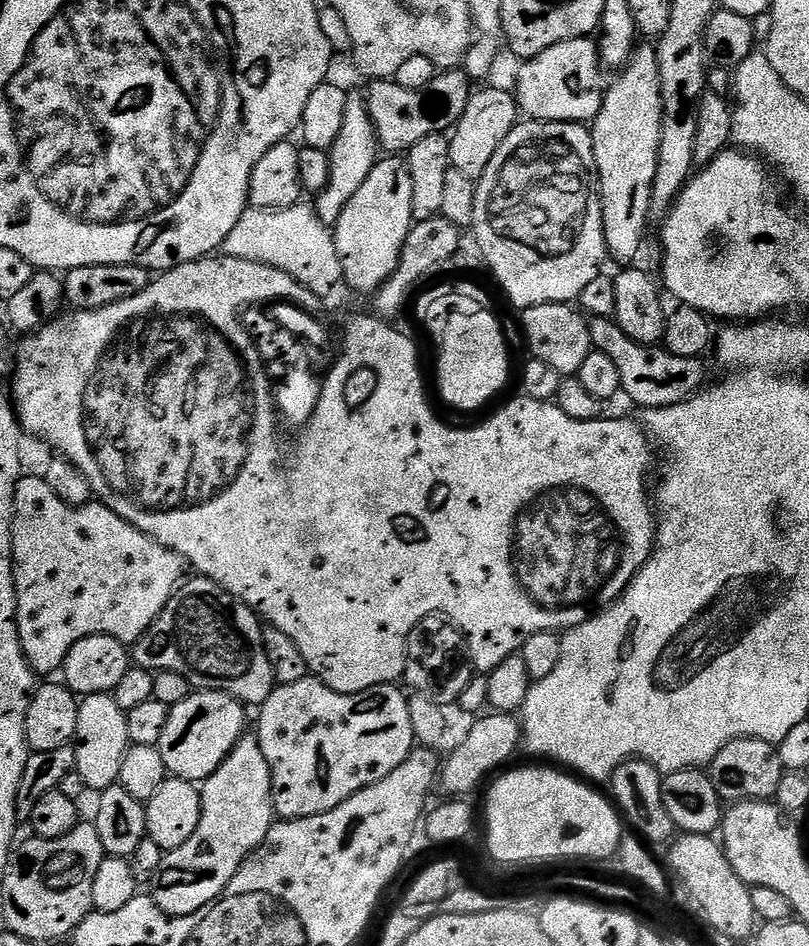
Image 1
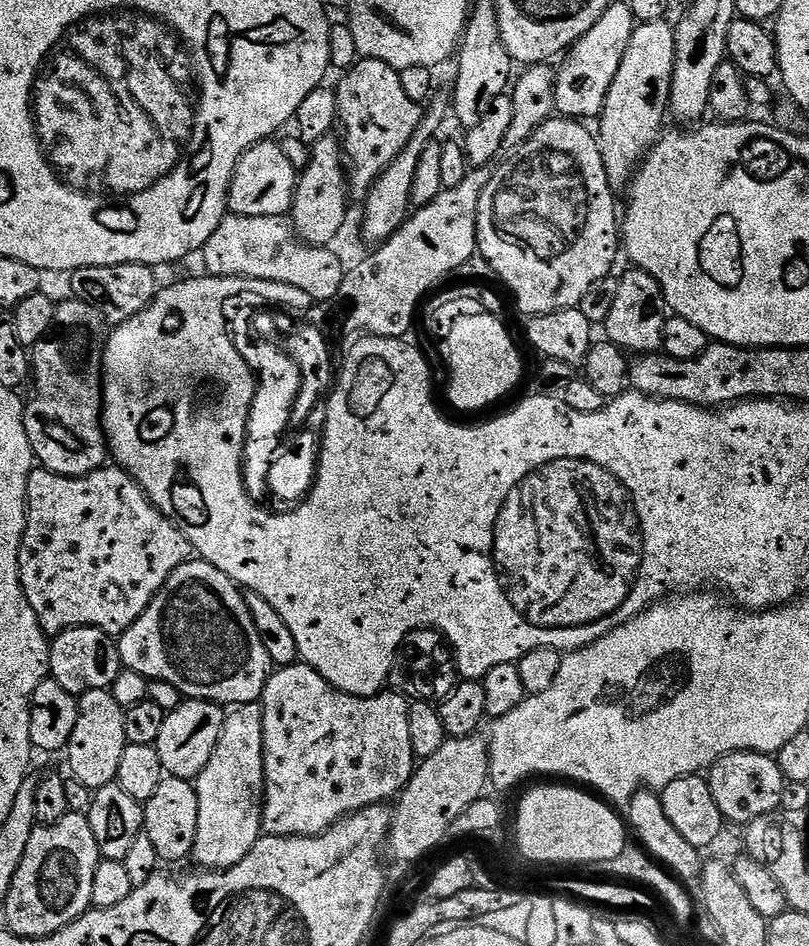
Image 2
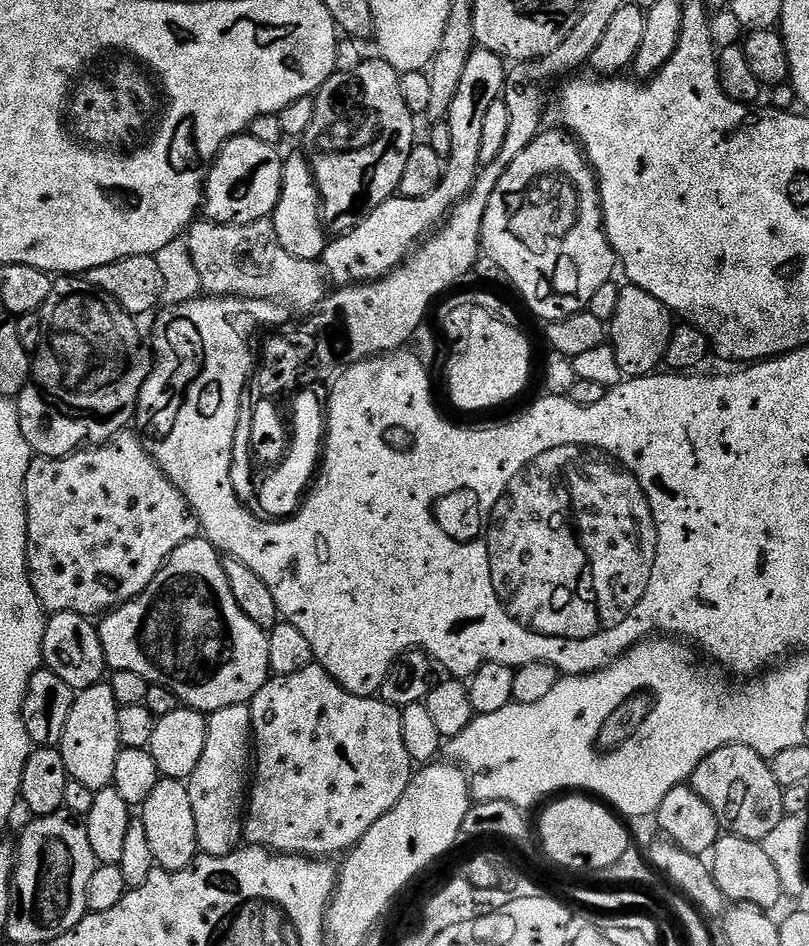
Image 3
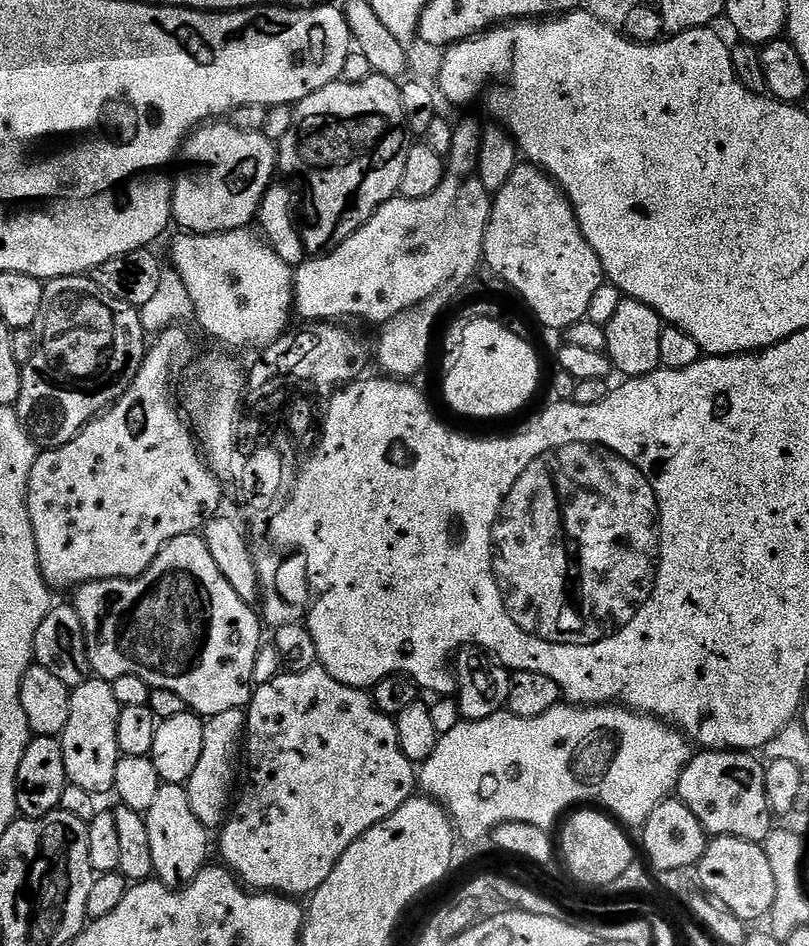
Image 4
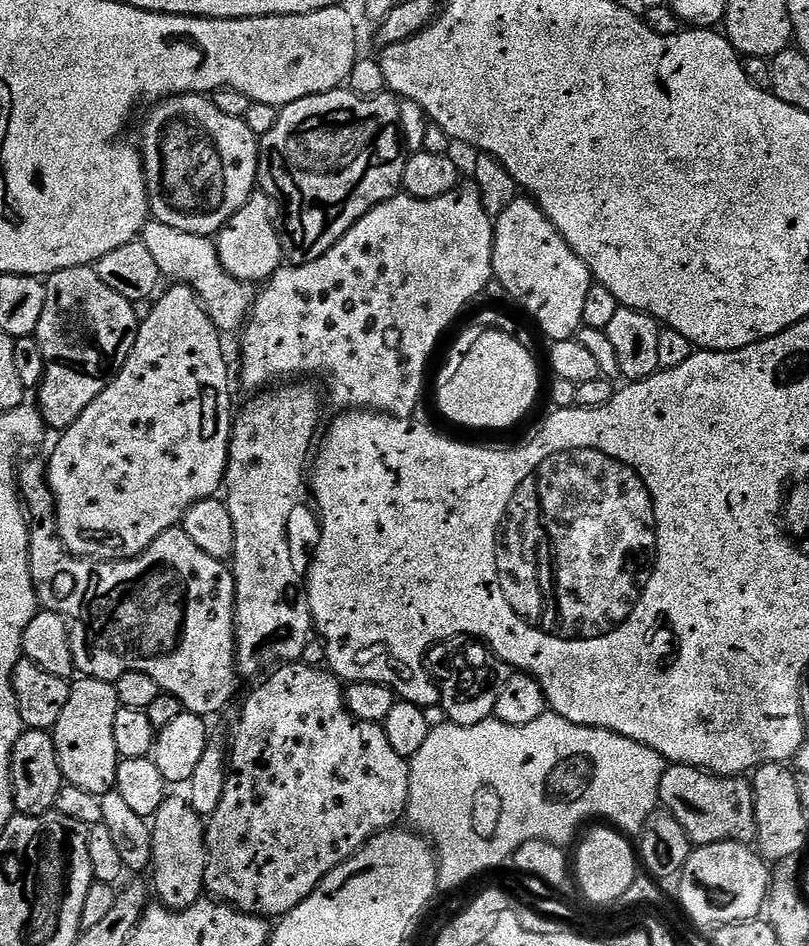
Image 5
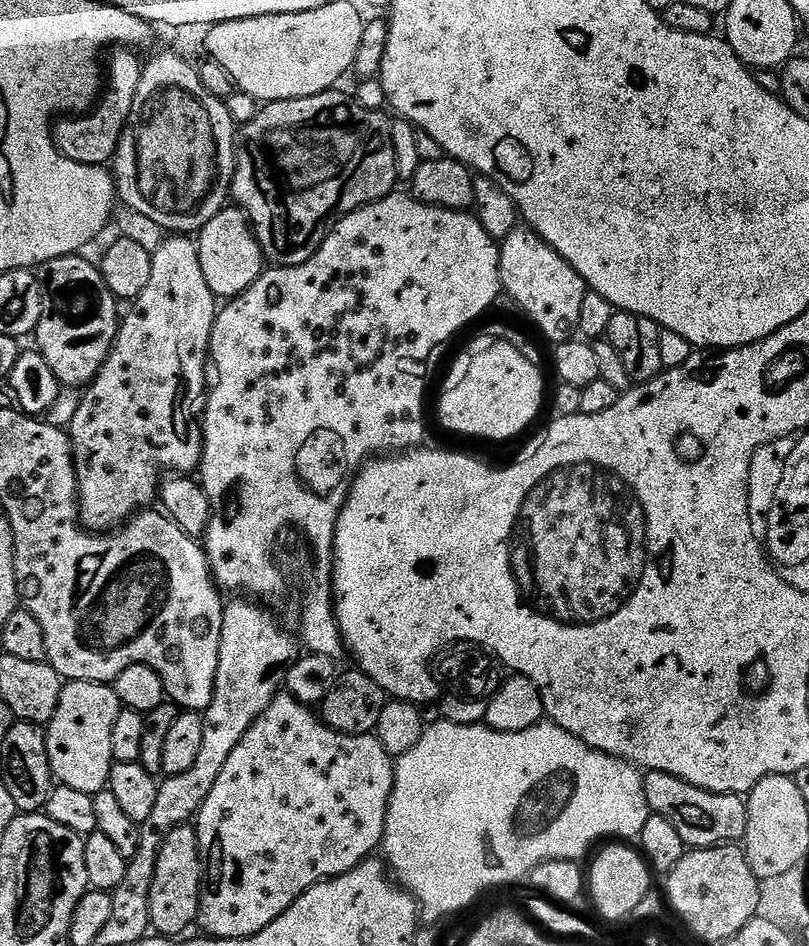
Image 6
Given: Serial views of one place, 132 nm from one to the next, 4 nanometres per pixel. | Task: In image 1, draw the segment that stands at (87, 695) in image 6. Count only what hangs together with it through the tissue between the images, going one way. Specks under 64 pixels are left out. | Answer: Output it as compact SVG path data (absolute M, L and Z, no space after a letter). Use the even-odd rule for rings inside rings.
M99 692L80 700L78 710L78 730L74 747L76 749L76 772L82 774L85 789L99 794L111 784L117 783L122 770L122 758L128 753L129 742L126 734L126 718L128 713L118 706L111 694Z

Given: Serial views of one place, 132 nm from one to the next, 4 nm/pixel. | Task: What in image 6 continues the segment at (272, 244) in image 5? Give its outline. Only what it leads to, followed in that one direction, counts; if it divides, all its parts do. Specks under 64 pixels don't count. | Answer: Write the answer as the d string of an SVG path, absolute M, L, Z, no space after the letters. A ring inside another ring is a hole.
M226 206L198 233L200 265L206 274L206 286L217 298L243 296L248 287L266 271L264 251L252 233L247 214L238 206Z

